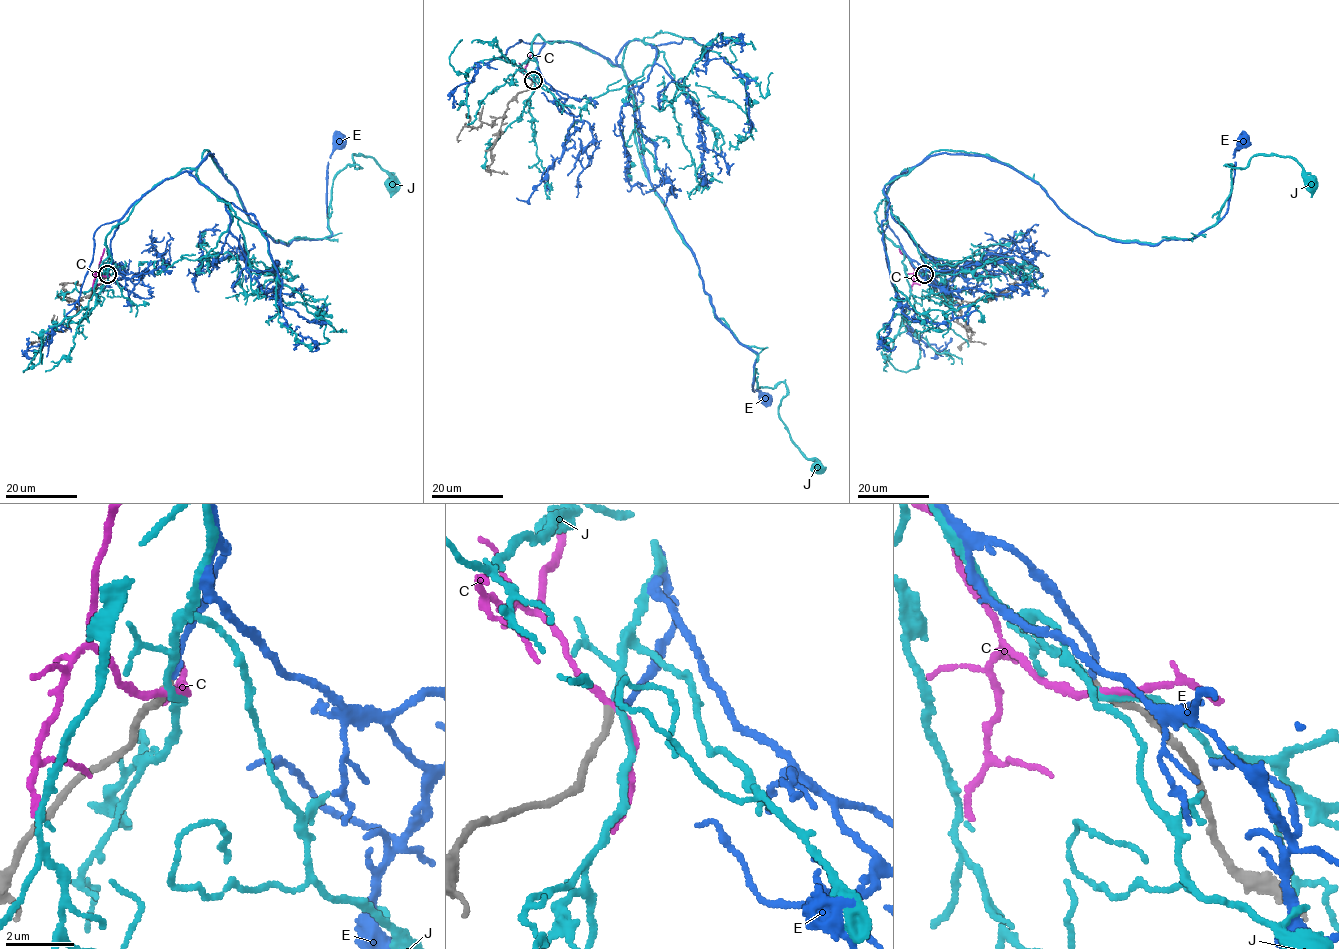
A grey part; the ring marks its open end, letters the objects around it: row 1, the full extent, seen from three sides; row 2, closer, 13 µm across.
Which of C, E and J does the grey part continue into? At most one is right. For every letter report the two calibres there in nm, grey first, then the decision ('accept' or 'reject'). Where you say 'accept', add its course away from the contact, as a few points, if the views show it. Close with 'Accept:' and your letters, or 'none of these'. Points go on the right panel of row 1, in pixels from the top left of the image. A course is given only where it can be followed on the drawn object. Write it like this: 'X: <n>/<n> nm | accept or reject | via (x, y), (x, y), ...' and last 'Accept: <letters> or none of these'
C: 240/190 nm | reject
E: 200/170 nm | accept | via (924, 274), (885, 201), (928, 158), (995, 159), (1094, 233), (1157, 245), (1191, 240), (1227, 212), (1241, 140)
J: 240/190 nm | reject
Accept: E

